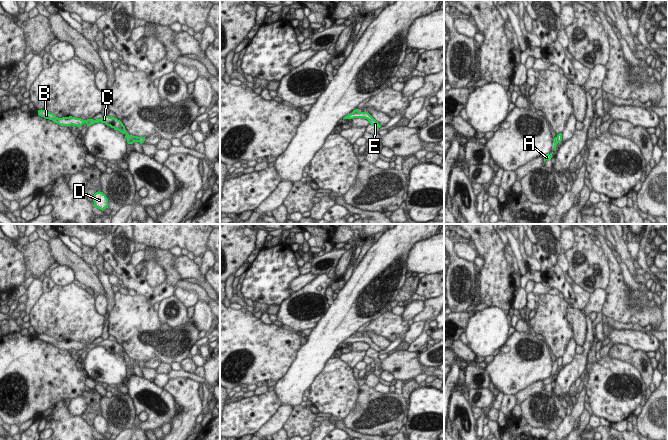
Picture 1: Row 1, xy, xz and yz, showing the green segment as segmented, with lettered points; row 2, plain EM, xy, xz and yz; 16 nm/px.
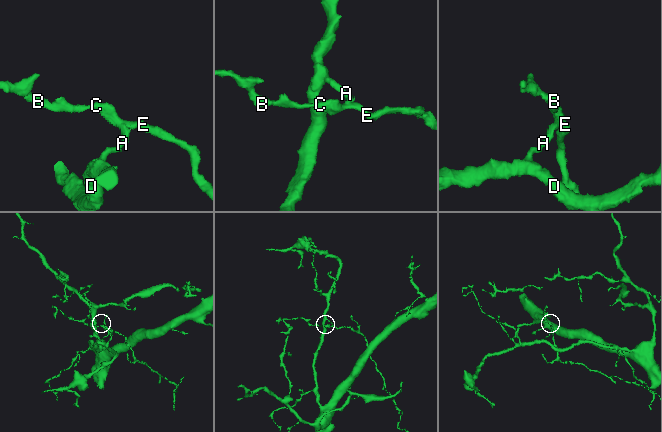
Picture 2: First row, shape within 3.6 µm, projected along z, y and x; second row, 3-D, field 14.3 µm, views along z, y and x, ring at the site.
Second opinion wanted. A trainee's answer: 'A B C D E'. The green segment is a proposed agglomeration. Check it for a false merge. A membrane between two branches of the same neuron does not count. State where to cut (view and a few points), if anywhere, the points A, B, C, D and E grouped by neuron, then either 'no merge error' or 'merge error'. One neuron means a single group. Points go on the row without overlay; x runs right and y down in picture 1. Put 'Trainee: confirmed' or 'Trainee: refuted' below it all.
cut in xy along (129, 361), (132, 367); A D / B C E; merge error
Trainee: refuted

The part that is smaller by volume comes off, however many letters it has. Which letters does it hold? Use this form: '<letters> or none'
B, C, E

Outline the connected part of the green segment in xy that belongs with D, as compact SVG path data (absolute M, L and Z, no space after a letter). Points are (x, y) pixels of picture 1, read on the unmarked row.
M100 415L96 416L93 419L93 426L94 430L102 435L108 432L108 422L103 416Z

